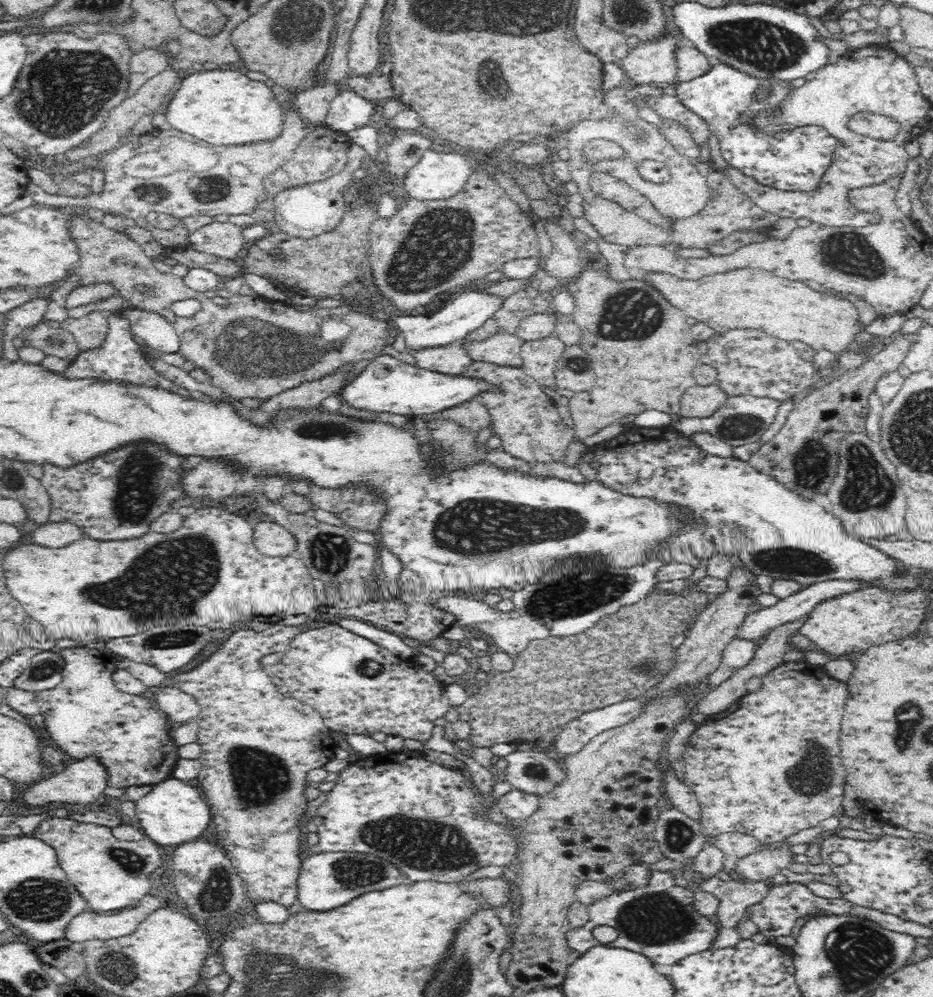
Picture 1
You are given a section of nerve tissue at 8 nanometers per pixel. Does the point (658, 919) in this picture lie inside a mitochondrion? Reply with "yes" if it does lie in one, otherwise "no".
yes

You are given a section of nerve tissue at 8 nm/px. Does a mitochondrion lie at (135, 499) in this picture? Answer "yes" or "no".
yes

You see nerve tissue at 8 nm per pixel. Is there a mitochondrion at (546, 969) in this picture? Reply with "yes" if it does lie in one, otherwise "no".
no

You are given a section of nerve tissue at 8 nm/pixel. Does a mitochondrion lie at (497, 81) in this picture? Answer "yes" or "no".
yes

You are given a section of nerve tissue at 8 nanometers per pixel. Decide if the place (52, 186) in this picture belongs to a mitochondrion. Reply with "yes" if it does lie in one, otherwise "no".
no

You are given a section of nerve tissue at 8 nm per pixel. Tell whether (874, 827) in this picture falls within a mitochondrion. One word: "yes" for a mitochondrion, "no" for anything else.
no

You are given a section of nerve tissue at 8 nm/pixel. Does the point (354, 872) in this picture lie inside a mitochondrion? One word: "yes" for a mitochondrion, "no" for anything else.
yes

